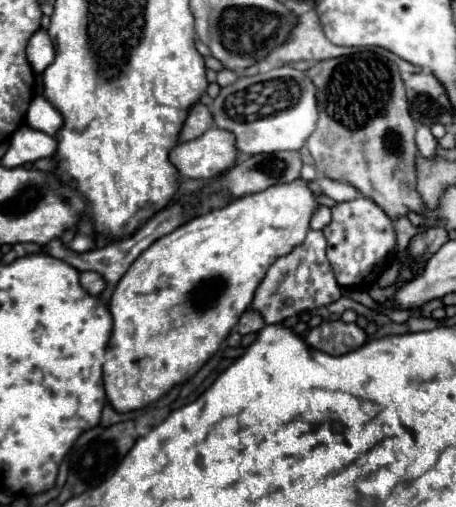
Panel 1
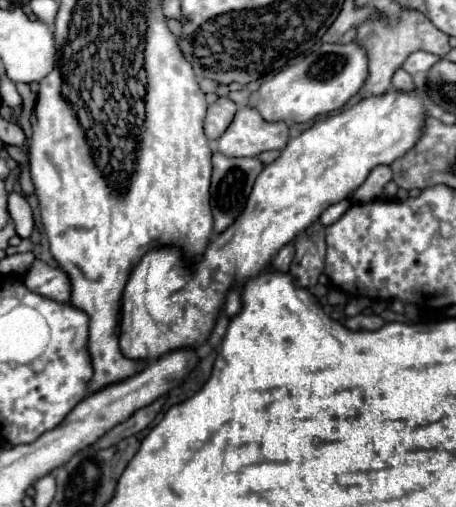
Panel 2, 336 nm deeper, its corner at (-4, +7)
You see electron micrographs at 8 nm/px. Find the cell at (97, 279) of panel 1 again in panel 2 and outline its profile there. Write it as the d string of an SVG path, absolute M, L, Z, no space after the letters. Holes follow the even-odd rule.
M36 259L32 263L32 267L28 269L24 283L28 285L28 289L42 293L48 299L54 301L68 301L72 295L72 285L70 285L70 277L60 269L60 267L50 267L44 261Z

